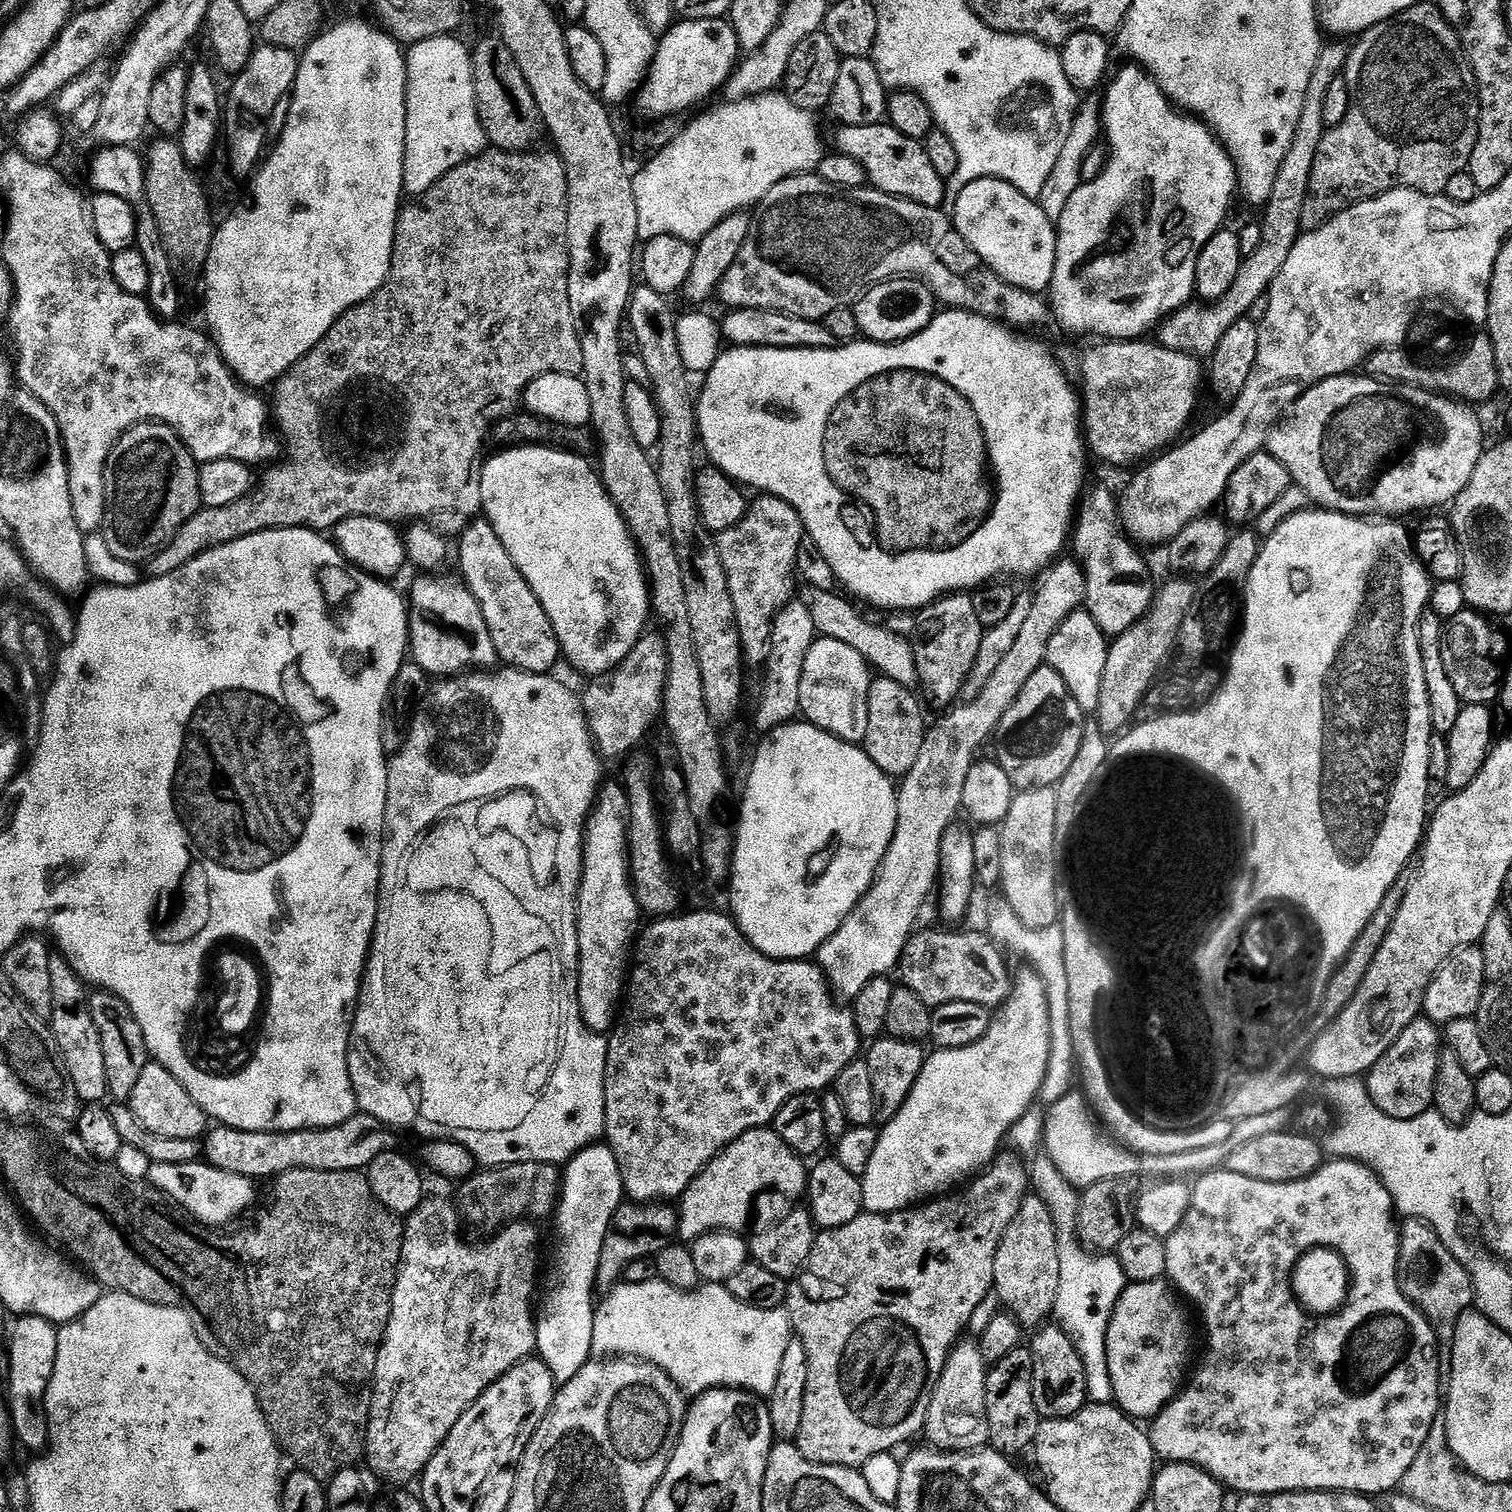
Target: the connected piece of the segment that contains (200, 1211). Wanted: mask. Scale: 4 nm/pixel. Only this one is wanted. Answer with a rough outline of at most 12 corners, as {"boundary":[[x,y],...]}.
{"boundary":[[152,1164],[149,1184],[213,1230],[256,1200],[247,1176]]}

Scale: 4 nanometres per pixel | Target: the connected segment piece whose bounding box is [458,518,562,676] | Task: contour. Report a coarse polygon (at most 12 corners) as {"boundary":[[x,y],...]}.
{"boundary":[[487,518],[460,533],[459,573],[497,657],[562,660],[542,602]]}

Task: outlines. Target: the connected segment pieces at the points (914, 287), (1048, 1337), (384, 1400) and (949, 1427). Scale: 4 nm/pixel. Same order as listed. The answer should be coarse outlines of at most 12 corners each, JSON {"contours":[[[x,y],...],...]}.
{"contours":[[[919,278],[875,284],[855,305],[877,344],[918,335],[937,315]],[[1060,1327],[1030,1341],[1034,1406],[1061,1420],[1089,1403],[1086,1366]],[[407,1217],[367,1467],[408,1486],[536,1352],[532,1222]],[[961,1342],[934,1392],[923,1435],[941,1452],[992,1439],[990,1365]]]}

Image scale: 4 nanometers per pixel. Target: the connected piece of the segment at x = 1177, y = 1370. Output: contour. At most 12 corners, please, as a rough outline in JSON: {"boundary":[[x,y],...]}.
{"boundary":[[1129,1283],[1106,1338],[1112,1395],[1137,1421],[1180,1395],[1193,1363],[1185,1301]]}

